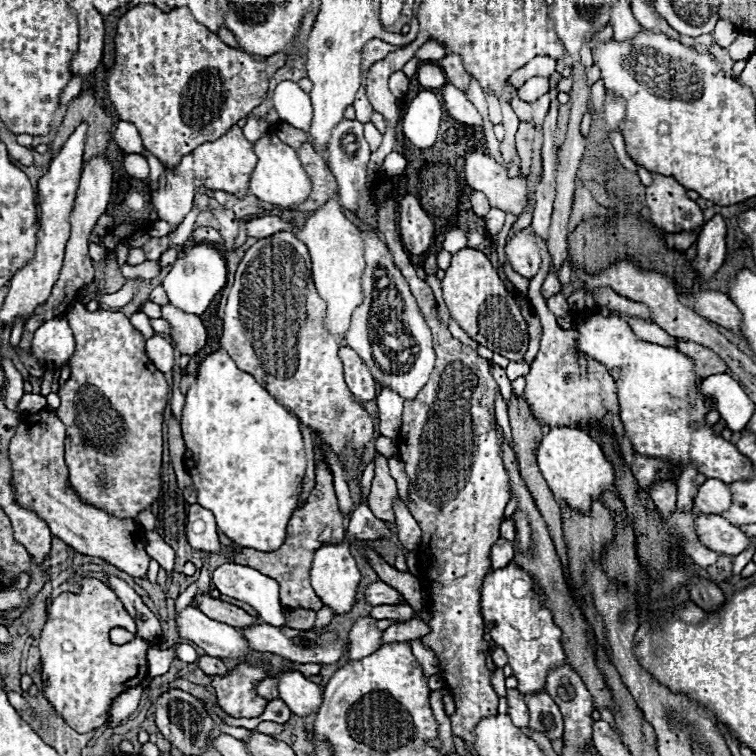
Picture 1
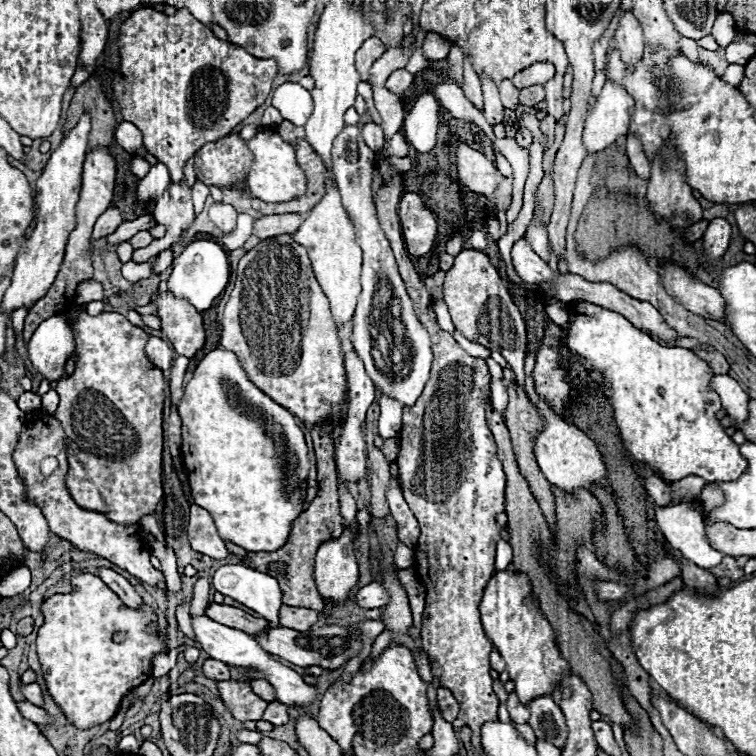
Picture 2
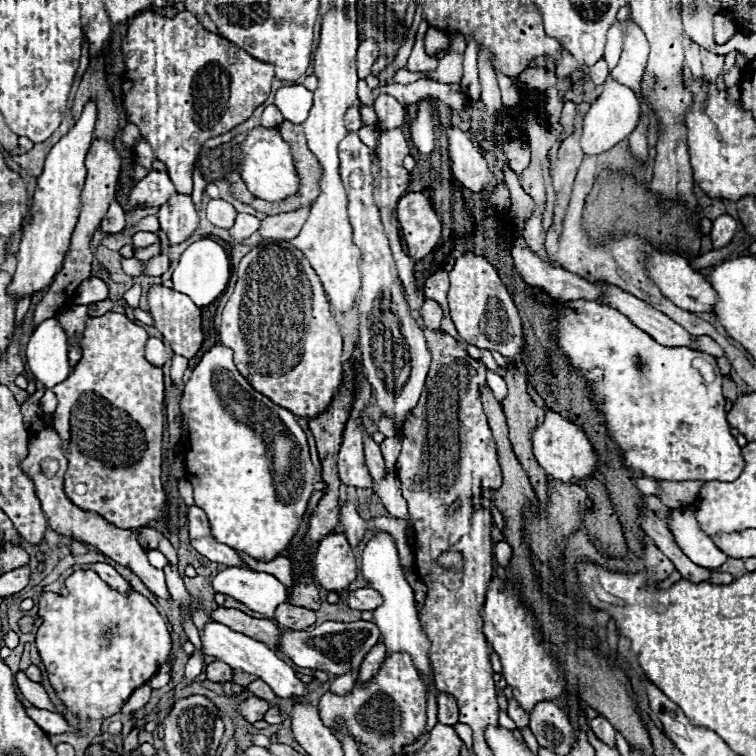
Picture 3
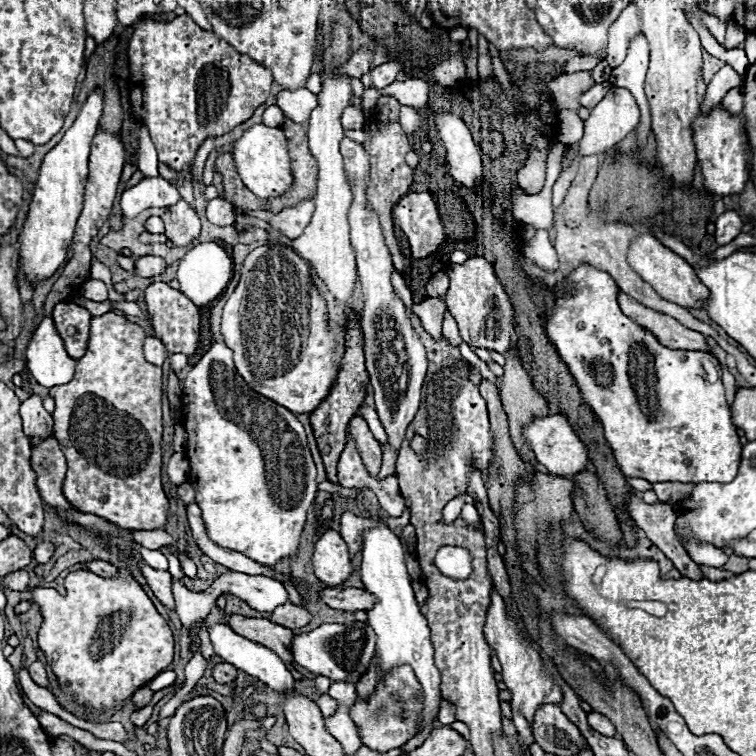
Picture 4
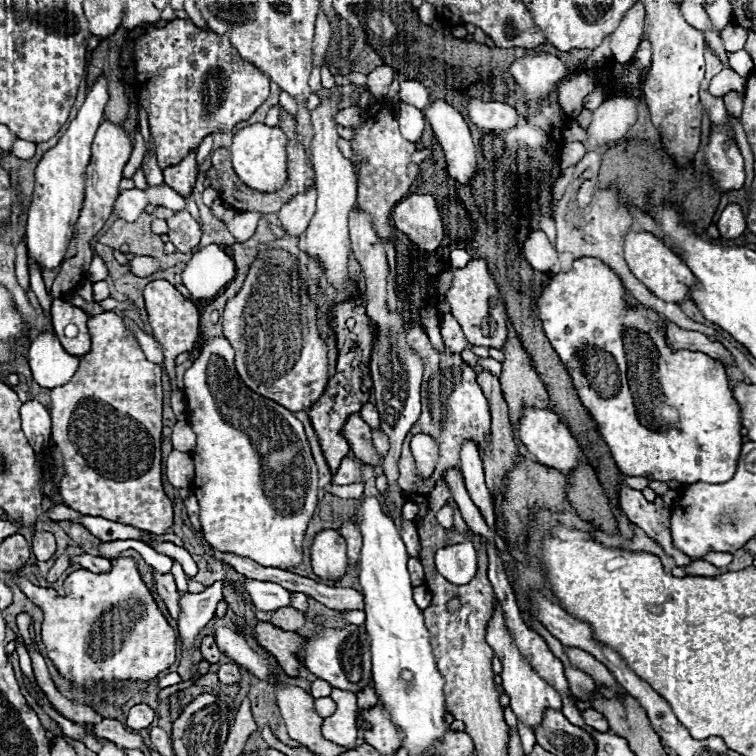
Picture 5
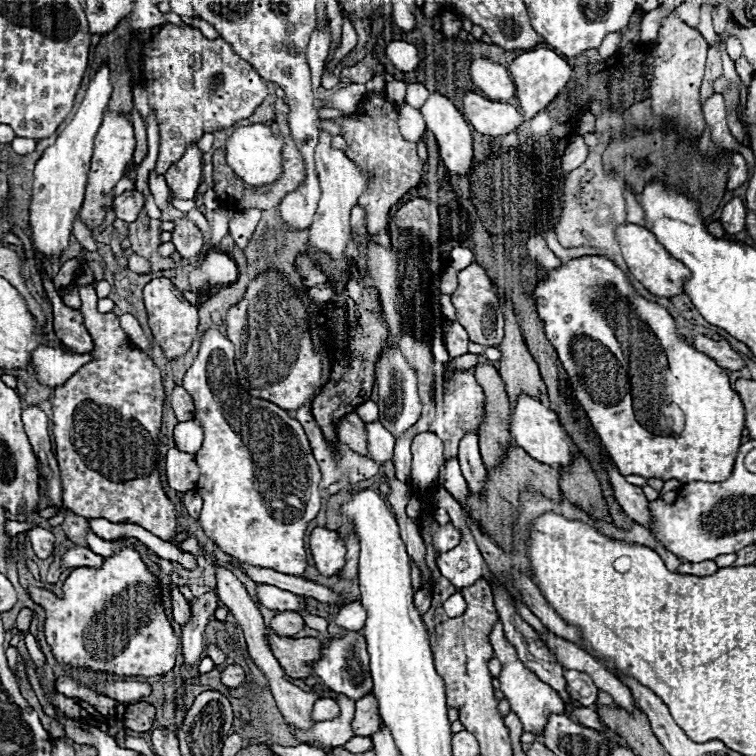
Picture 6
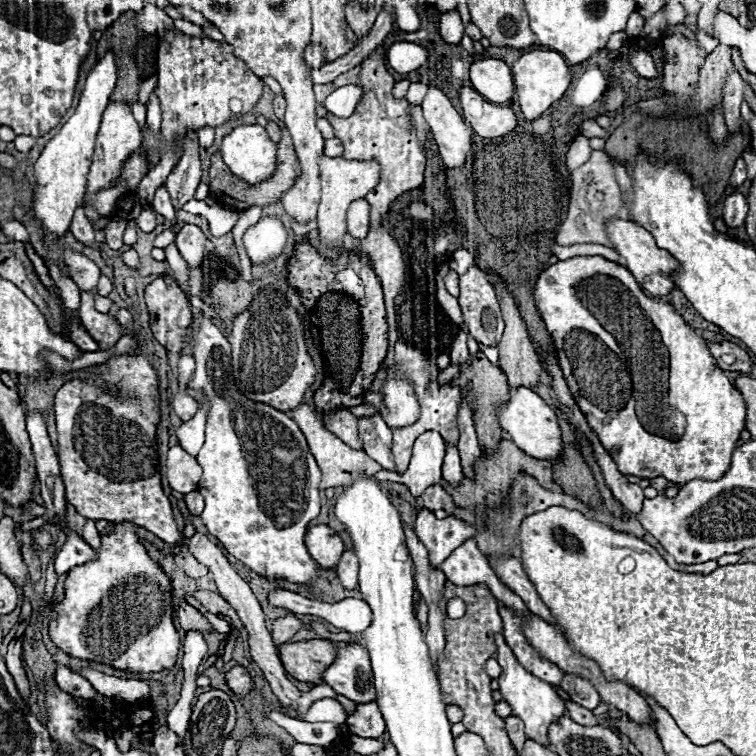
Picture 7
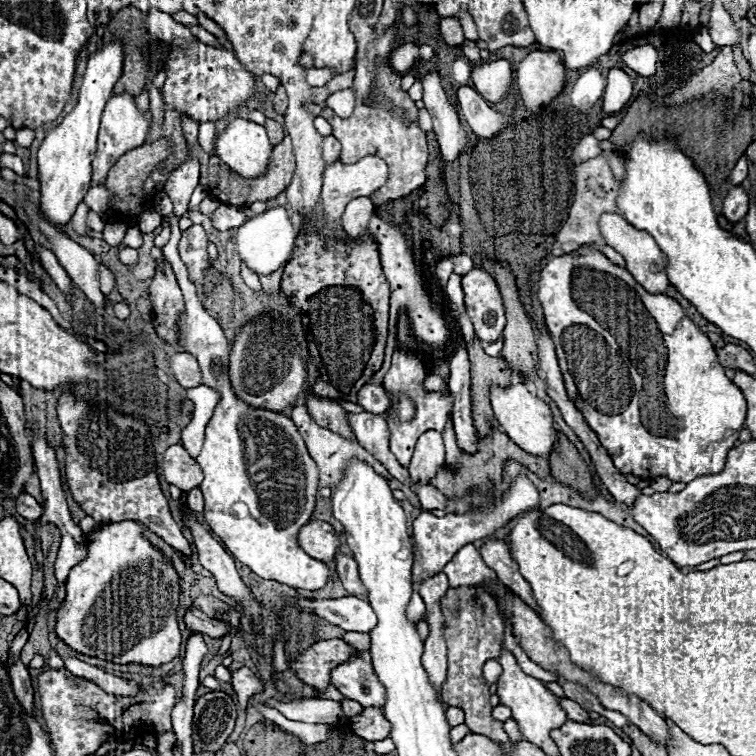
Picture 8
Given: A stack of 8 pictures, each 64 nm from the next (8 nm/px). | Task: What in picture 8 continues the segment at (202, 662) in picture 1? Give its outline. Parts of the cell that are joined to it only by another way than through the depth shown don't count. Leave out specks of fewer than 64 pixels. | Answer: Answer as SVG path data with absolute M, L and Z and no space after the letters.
M240 668L240 670L232 672L232 688L238 694L240 704L248 704L250 696L264 692L262 680L250 668Z

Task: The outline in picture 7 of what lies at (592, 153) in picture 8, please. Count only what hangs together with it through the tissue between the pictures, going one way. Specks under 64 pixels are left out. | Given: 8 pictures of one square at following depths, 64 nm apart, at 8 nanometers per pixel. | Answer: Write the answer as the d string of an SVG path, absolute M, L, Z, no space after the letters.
M586 136L574 138L574 142L570 144L570 148L566 152L566 166L568 166L568 170L574 170L574 168L582 166L590 156L592 156L590 138L586 138Z

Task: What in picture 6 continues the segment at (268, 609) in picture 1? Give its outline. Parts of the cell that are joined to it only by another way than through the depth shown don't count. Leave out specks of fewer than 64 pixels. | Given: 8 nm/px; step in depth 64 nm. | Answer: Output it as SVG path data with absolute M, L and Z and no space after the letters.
M270 584L258 586L258 600L262 606L266 606L270 610L292 610L292 612L298 612L304 604L304 598L300 598L292 592L280 590L276 586L270 586Z

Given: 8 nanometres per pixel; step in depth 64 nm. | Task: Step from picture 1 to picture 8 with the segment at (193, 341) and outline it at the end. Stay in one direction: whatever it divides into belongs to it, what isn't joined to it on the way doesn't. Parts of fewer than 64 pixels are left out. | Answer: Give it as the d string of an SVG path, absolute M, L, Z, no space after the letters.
M166 258L156 260L156 272L148 292L152 298L152 310L154 310L154 318L152 318L154 330L166 342L178 342L176 320L184 310L184 298L176 282L172 264Z

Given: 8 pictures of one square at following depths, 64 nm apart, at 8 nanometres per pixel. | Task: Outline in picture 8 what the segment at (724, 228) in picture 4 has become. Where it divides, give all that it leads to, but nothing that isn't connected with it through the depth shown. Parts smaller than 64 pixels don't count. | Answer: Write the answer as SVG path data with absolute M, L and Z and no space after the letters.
M734 186L724 200L724 216L730 222L738 222L748 214L748 194L742 186Z

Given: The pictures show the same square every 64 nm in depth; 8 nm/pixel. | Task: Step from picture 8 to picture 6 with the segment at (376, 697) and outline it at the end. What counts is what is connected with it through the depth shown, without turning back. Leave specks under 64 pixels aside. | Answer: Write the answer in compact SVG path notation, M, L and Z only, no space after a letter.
M348 632L342 638L334 638L324 644L322 658L314 664L314 674L320 676L320 680L334 690L336 694L344 694L350 700L364 698L372 692L372 676L368 666L368 652L366 652L366 640L362 632Z

